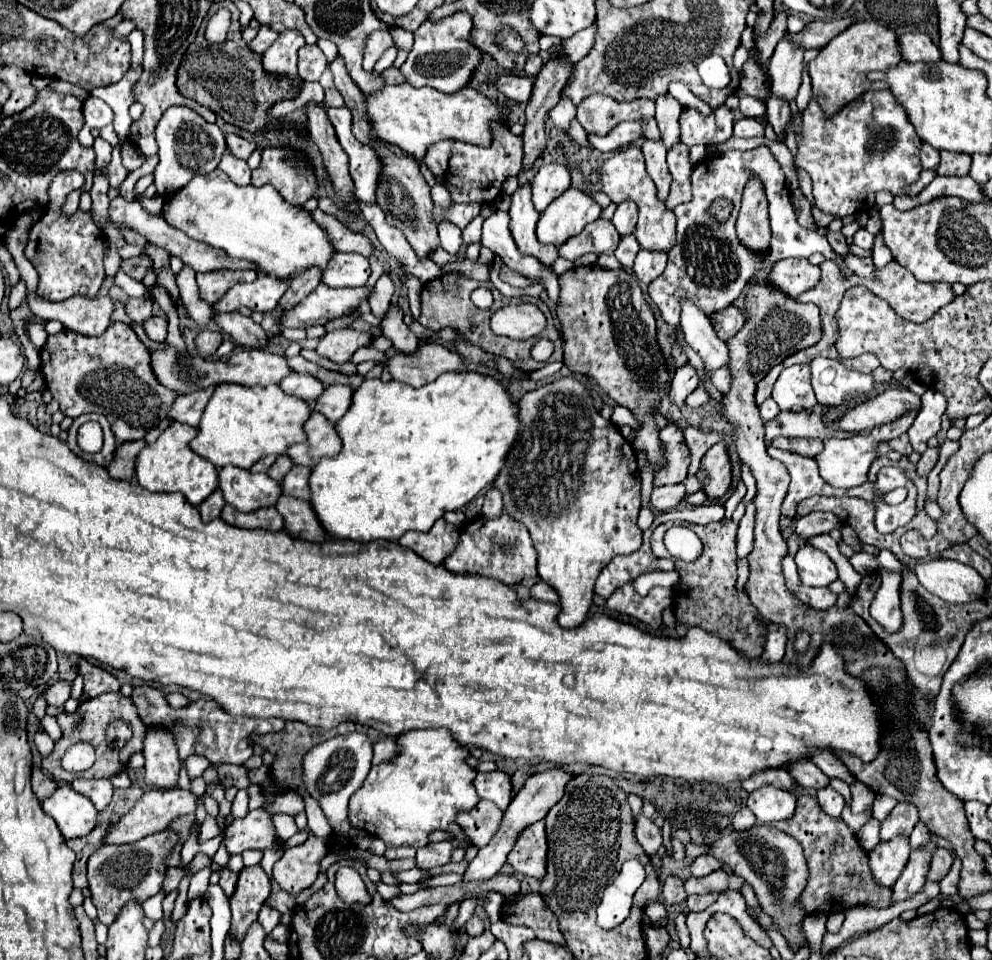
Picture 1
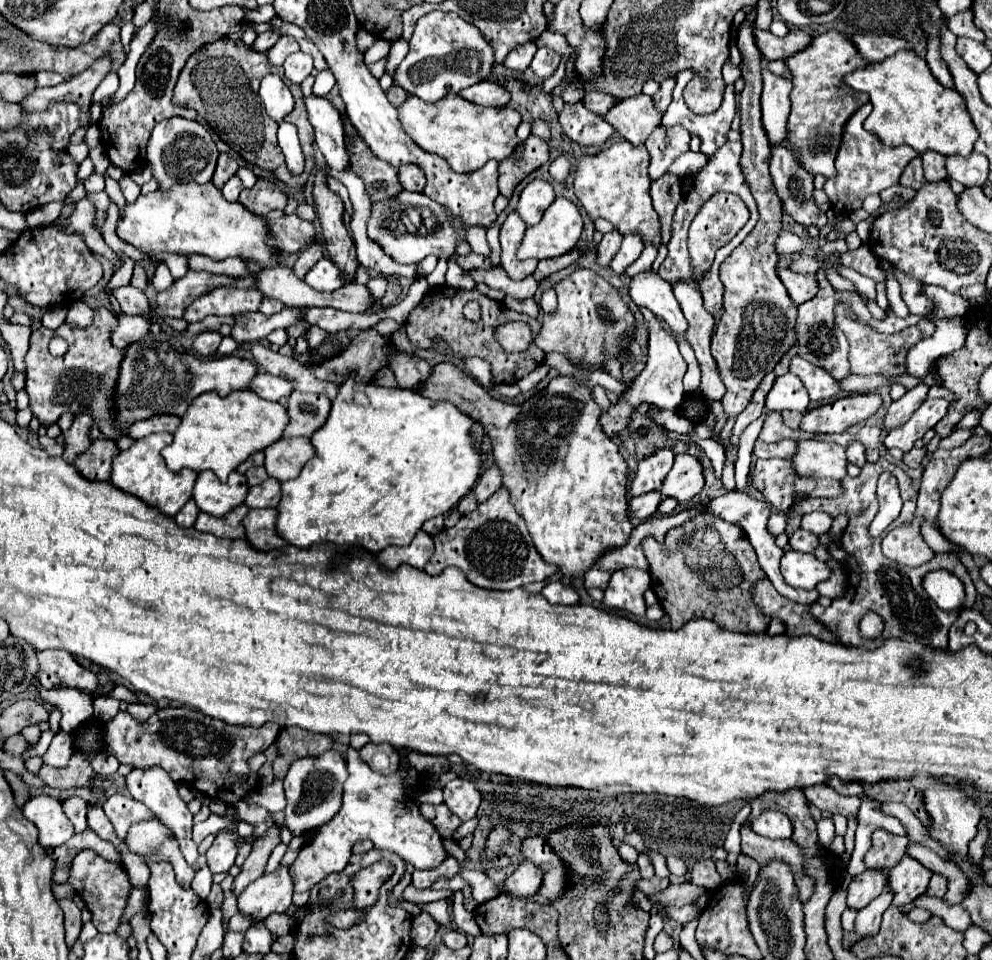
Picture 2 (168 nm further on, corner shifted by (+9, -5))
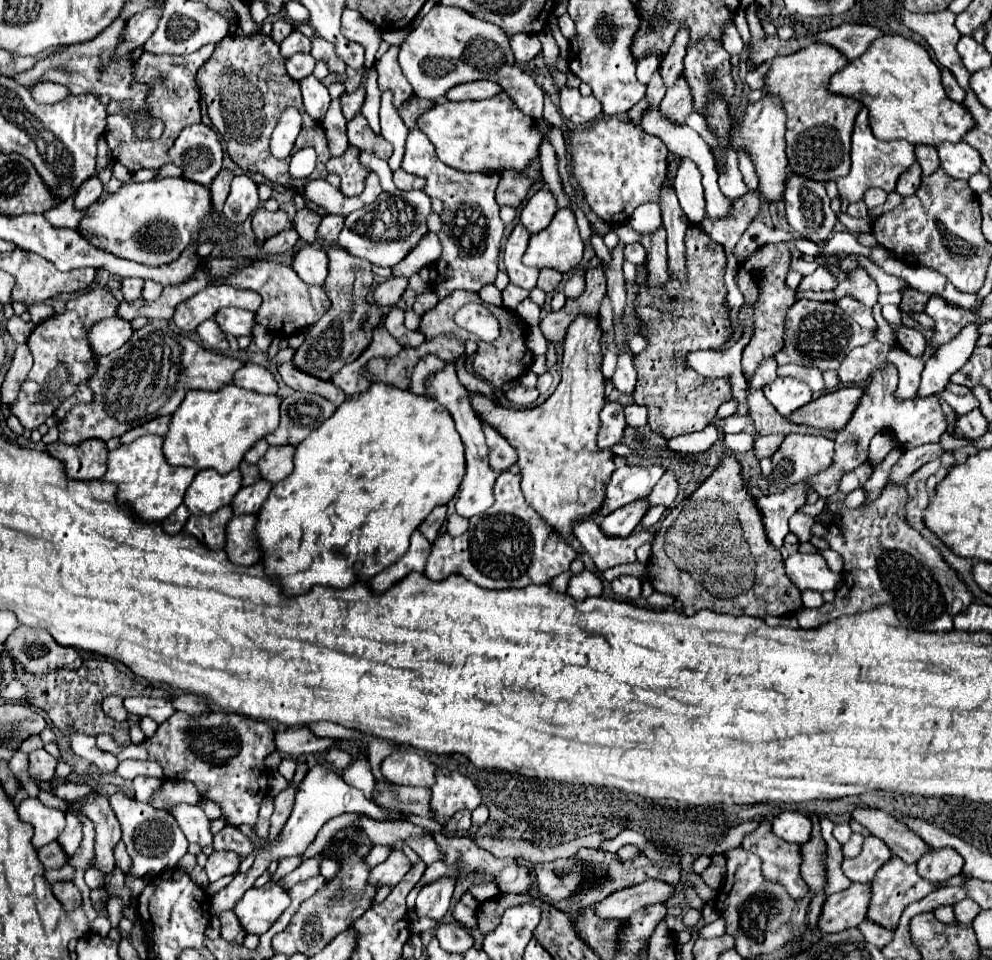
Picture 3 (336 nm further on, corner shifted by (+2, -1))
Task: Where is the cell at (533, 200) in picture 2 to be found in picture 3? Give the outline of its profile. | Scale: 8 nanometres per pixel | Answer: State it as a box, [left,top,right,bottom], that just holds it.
[520,187,556,233]

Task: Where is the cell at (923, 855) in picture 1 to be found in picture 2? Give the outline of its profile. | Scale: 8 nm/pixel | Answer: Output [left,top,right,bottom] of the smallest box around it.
[855,891,891,937]

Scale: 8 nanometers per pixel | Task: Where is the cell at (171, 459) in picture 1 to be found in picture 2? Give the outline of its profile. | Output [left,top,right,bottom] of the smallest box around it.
[111,433,197,517]

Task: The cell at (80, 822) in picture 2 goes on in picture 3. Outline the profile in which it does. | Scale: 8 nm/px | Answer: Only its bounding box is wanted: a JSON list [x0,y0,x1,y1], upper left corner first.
[58,813,82,857]

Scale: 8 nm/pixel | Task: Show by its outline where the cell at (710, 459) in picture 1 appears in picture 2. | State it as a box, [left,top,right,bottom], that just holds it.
[659,455,705,505]

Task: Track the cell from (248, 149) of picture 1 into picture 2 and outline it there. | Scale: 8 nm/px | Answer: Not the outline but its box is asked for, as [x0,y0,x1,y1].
[213,155,237,189]

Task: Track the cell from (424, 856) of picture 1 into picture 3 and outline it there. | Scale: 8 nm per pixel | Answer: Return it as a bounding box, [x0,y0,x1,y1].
[416,877,456,921]

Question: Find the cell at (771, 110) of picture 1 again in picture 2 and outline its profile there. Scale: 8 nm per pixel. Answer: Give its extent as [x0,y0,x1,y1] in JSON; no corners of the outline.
[771,147,827,227]

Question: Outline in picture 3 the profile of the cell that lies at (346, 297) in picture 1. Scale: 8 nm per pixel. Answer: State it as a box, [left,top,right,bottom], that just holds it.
[216,307,256,337]

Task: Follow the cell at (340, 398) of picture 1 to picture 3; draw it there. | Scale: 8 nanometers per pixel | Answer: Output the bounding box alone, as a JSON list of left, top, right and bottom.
[266,391,336,445]

